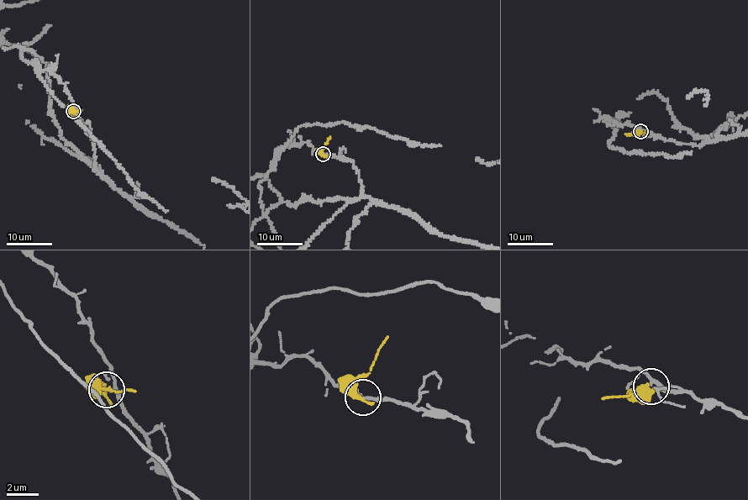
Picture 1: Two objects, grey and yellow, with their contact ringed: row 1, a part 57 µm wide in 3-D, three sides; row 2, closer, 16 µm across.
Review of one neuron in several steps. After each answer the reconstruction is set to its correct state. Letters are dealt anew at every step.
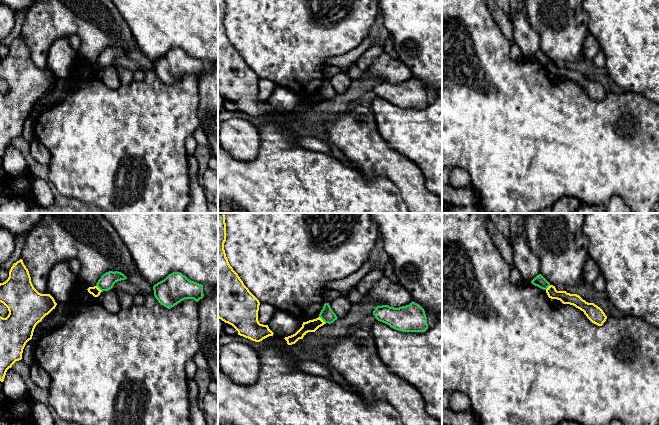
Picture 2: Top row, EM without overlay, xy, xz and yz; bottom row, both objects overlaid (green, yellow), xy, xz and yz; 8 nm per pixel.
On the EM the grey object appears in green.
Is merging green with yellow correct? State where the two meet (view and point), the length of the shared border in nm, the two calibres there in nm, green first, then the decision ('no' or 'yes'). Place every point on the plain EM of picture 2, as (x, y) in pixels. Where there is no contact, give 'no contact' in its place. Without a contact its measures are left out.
xz (322, 95) | 80 nm | 110/100 nm | no

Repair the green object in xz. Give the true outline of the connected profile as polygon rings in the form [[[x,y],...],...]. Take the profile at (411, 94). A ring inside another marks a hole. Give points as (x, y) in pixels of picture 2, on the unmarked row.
[[[417,79],[399,84],[388,81],[377,82],[373,87],[375,94],[402,108],[425,108],[428,105],[427,93],[424,85]]]

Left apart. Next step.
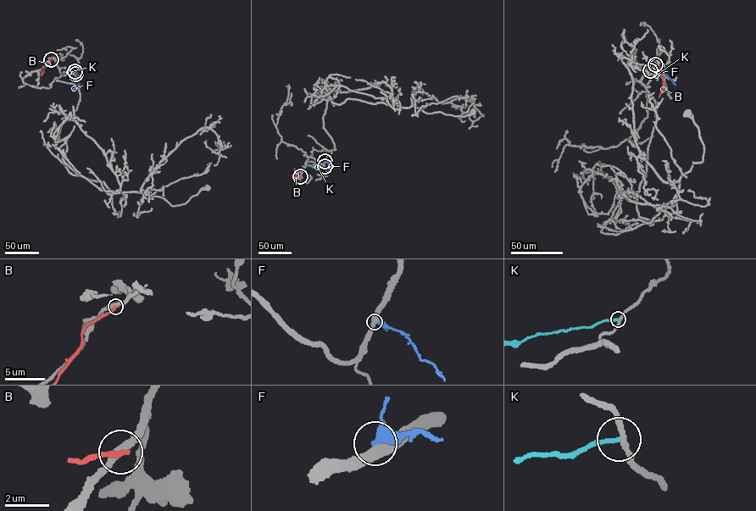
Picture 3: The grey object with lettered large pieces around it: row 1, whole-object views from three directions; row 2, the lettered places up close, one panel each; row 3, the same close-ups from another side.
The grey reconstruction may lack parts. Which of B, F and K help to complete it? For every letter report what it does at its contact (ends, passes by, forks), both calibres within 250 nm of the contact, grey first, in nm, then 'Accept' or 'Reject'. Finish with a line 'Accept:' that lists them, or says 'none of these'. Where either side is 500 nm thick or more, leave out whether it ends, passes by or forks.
B: It ends there. Thickness 320 nm (grey) against 260 nm. Reject
F: Thickness 500 nm (grey) against 320 nm. Reject
K: It ends there. Thickness 220 nm (grey) against 200 nm. Reject
Accept: none of these

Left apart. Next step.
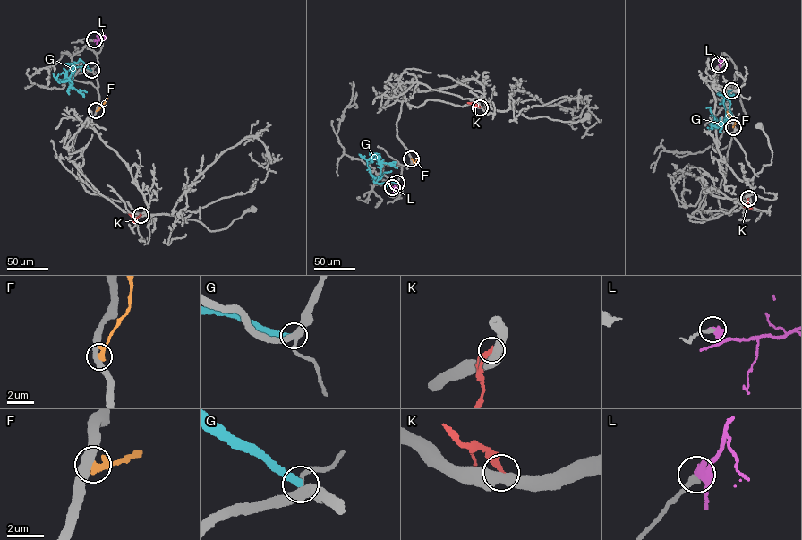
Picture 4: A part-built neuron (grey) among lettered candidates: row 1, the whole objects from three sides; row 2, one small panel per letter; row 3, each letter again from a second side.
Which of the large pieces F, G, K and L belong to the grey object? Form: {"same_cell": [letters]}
{"same_cell": []}

